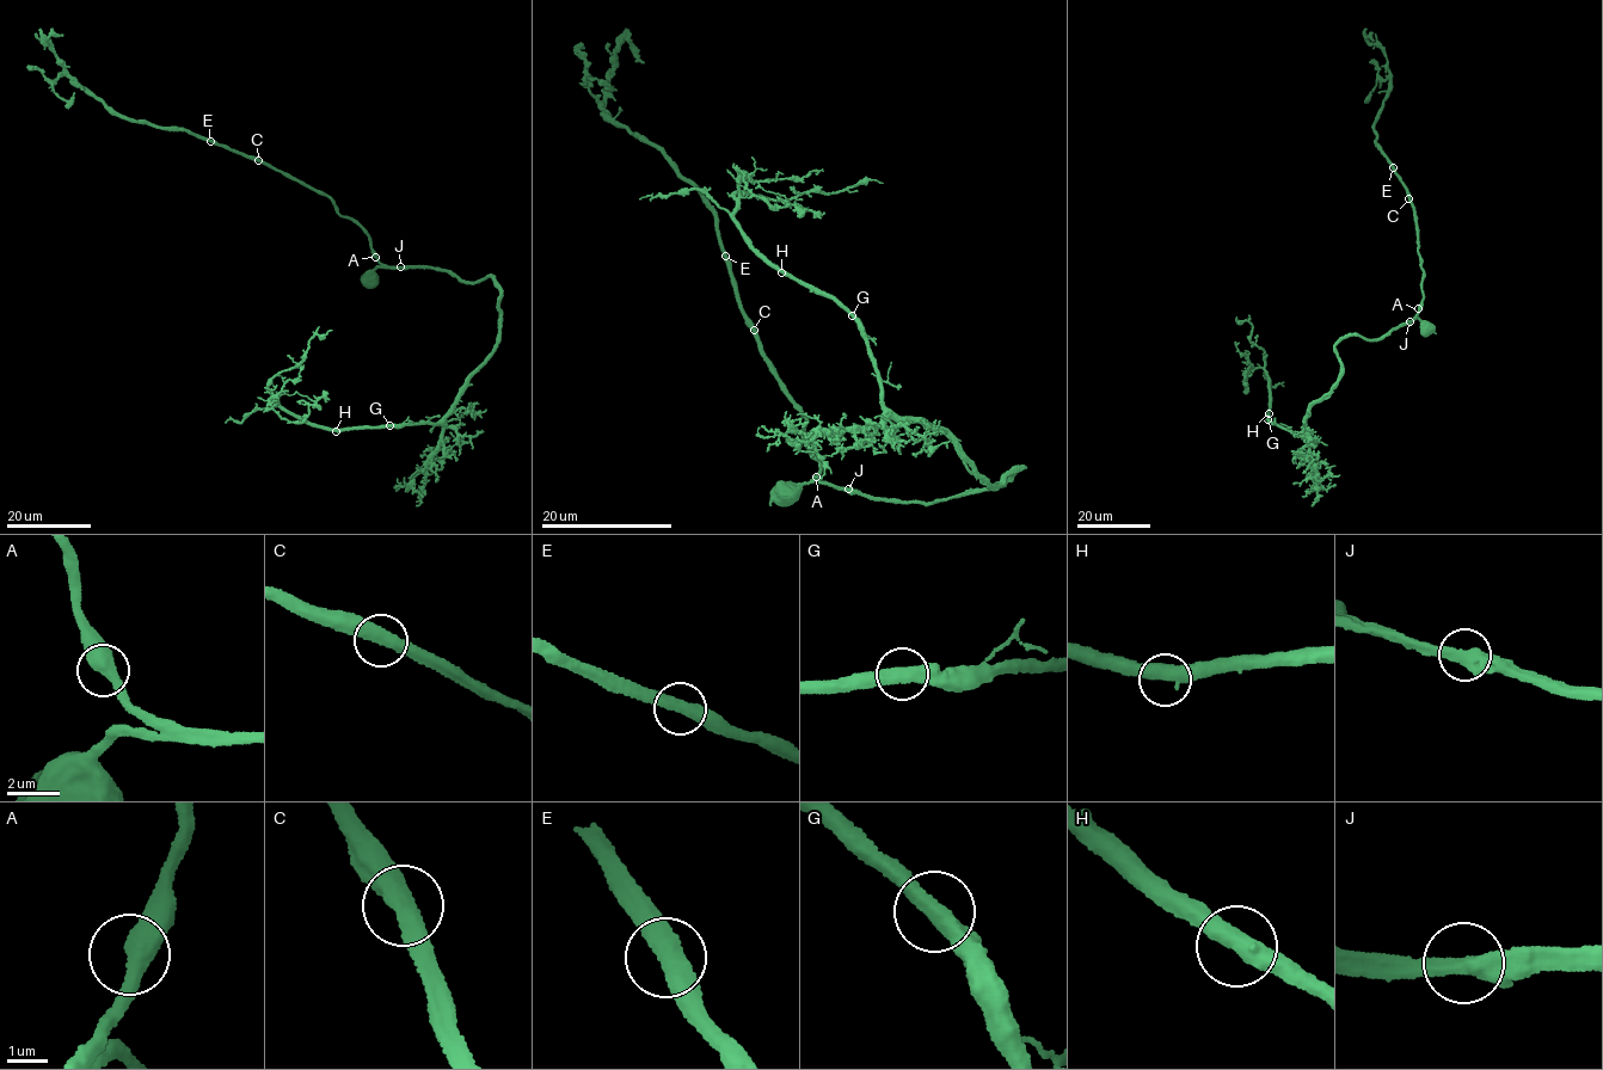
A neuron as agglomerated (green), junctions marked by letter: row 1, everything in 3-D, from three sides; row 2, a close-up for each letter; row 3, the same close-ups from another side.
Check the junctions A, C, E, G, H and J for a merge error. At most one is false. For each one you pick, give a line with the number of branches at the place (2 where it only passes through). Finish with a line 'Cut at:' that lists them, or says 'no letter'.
Cut at: no letter

